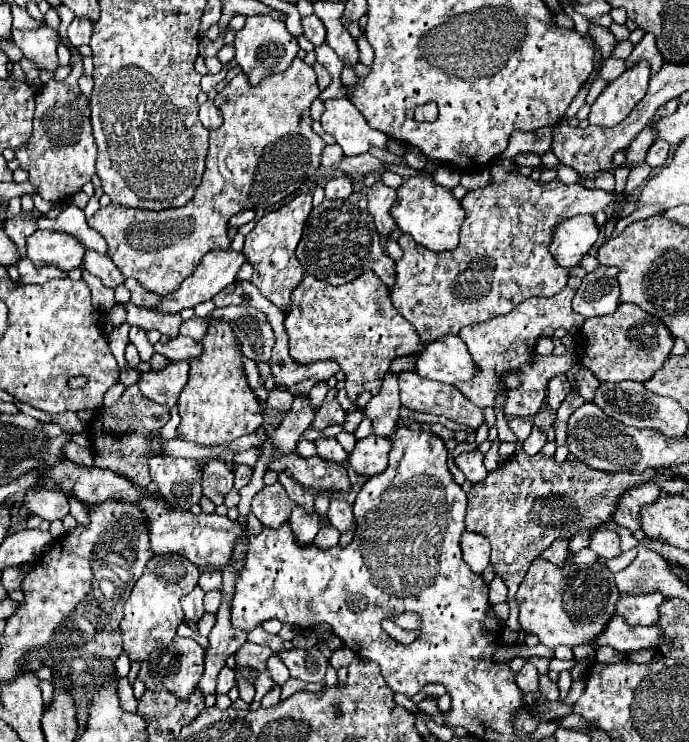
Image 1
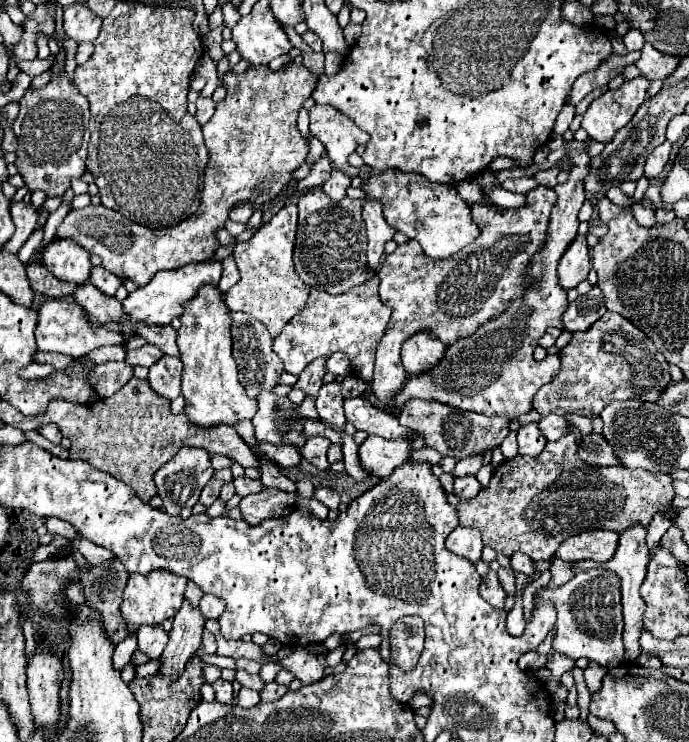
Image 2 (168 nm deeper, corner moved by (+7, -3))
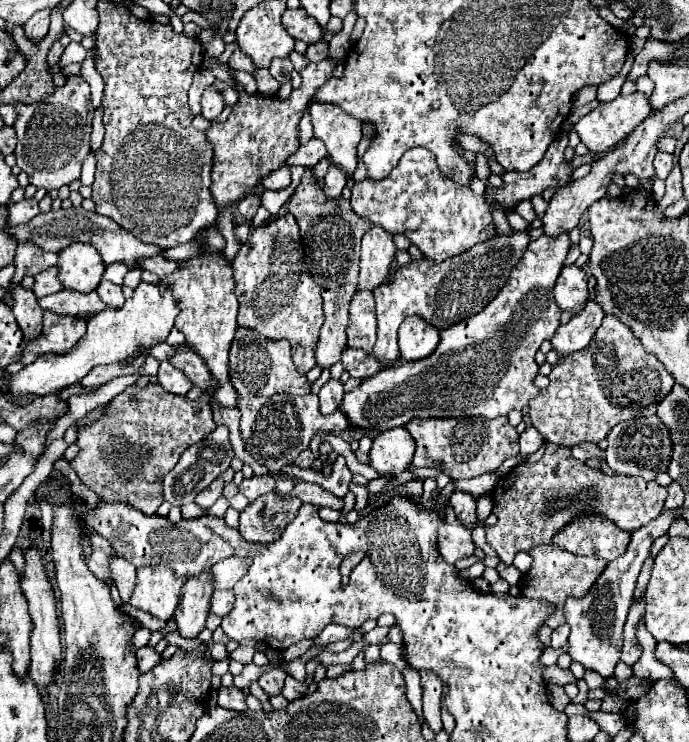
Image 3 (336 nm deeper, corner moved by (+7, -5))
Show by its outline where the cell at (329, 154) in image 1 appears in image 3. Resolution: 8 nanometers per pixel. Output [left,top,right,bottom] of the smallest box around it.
[264,166,292,190]

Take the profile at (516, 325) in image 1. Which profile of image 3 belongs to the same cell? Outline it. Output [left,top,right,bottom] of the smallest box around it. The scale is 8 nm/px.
[340,232,570,432]

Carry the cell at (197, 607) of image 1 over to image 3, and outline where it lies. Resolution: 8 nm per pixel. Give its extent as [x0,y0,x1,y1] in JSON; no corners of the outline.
[212,558,250,590]

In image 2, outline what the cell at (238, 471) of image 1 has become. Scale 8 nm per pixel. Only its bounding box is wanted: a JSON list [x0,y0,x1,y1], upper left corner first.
[234,476,262,496]

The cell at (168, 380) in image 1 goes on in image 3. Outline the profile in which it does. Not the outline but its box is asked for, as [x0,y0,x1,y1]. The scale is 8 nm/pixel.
[158,360,192,396]

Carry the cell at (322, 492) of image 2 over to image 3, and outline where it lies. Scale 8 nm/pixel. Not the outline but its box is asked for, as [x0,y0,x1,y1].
[286,482,344,510]

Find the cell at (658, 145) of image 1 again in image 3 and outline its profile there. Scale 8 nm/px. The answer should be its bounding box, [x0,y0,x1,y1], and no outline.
[654,152,672,180]

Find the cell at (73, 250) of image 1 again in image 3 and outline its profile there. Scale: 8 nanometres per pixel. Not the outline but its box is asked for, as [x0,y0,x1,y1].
[58,244,104,292]

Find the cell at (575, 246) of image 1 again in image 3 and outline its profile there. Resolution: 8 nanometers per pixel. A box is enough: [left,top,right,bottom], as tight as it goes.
[554,264,588,312]

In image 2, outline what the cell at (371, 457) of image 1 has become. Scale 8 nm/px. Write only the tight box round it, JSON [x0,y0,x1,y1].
[360,434,412,478]

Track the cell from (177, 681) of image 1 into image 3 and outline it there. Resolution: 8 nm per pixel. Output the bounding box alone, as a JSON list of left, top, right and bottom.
[174,572,214,640]

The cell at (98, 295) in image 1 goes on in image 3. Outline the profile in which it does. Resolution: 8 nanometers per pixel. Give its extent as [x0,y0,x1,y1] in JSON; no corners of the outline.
[34,266,62,298]

